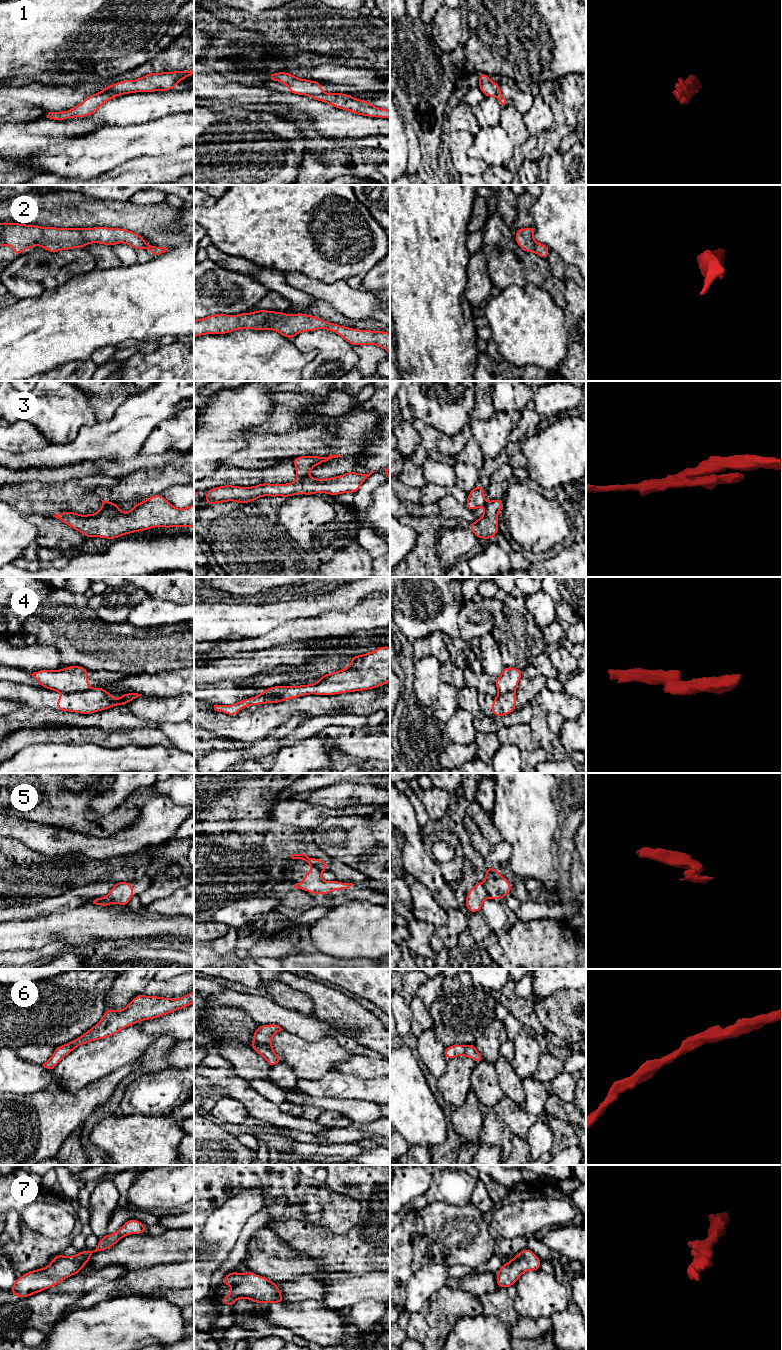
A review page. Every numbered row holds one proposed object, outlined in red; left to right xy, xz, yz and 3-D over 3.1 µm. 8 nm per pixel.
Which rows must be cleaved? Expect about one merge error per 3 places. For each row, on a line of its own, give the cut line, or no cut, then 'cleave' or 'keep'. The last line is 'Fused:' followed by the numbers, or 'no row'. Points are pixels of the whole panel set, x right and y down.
1: no cut | keep
2: no cut | keep
3: xz (306, 475), (298, 478) | cleave
4: xy (89, 689), (83, 692), (68, 692), (64, 694) | cleave
5: yz (481, 882), (490, 896) | cleave
6: no cut | keep
7: no cut | keep
Fused: 3, 4, 5

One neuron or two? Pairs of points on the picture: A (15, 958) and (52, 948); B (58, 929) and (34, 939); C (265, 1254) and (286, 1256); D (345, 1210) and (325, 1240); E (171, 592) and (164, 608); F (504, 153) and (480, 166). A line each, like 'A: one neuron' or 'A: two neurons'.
A: one neuron
B: one neuron
C: one neuron
D: two neurons
E: two neurons
F: two neurons

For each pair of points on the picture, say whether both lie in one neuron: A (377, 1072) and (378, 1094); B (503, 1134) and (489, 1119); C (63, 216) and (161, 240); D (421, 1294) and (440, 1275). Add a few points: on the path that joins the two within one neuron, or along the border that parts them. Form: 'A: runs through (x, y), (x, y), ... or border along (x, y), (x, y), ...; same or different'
A: border along (354, 1075), (360, 1078), (379, 1078); different
B: runs through (499, 1130), (492, 1123); same
C: runs through (87, 215), (127, 215), (137, 218); same
D: runs through (426, 1289), (435, 1280); same

